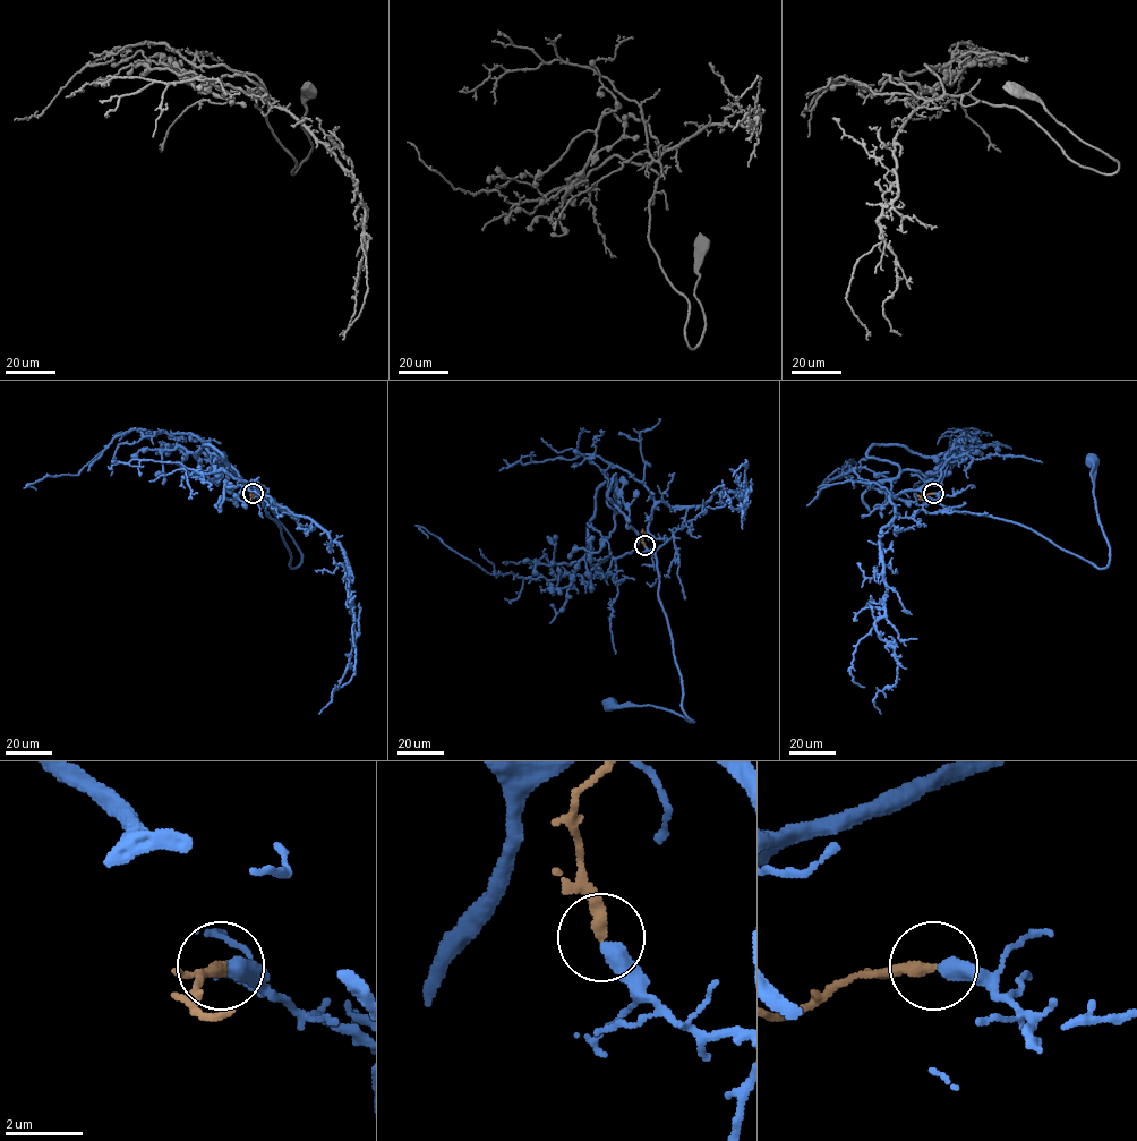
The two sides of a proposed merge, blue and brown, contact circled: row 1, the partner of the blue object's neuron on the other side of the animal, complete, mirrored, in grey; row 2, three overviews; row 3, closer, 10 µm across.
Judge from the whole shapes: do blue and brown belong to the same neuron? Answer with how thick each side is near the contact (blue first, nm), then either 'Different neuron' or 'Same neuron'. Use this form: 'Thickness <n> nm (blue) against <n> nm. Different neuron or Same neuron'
Thickness 440 nm (blue) against 320 nm. Same neuron

